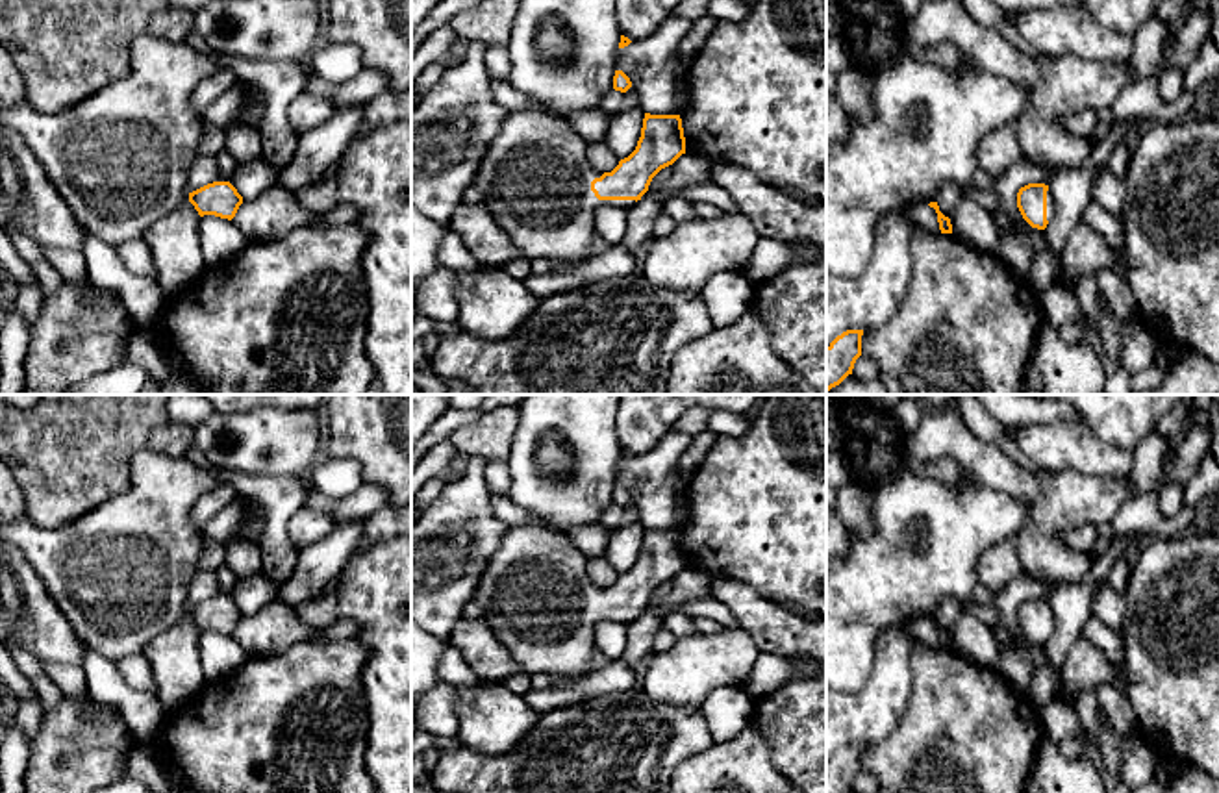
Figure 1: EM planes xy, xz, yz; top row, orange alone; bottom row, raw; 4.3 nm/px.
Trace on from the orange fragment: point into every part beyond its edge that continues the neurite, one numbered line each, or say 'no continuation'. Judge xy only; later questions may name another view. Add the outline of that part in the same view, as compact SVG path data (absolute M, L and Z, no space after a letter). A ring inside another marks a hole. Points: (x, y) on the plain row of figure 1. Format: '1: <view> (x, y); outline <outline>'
1: xy (119, 573); outline M139 450L132 458L132 485L122 495L57 528L41 528L26 513L17 519L0 517L0 539L26 556L82 641L117 663L143 652L163 630L189 617L187 589L204 541L191 522L191 508L220 484L263 506L265 528L258 541L261 574L274 587L274 600L282 600L282 585L291 578L298 558L287 522L315 491L309 478L204 469L185 456Z

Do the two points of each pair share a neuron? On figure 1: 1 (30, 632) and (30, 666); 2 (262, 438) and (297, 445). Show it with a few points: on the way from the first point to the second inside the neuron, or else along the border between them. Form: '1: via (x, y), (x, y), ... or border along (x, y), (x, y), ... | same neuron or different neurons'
1: border along (19, 645), (41, 666) | different neurons
2: via (271, 441), (288, 441) | same neuron

